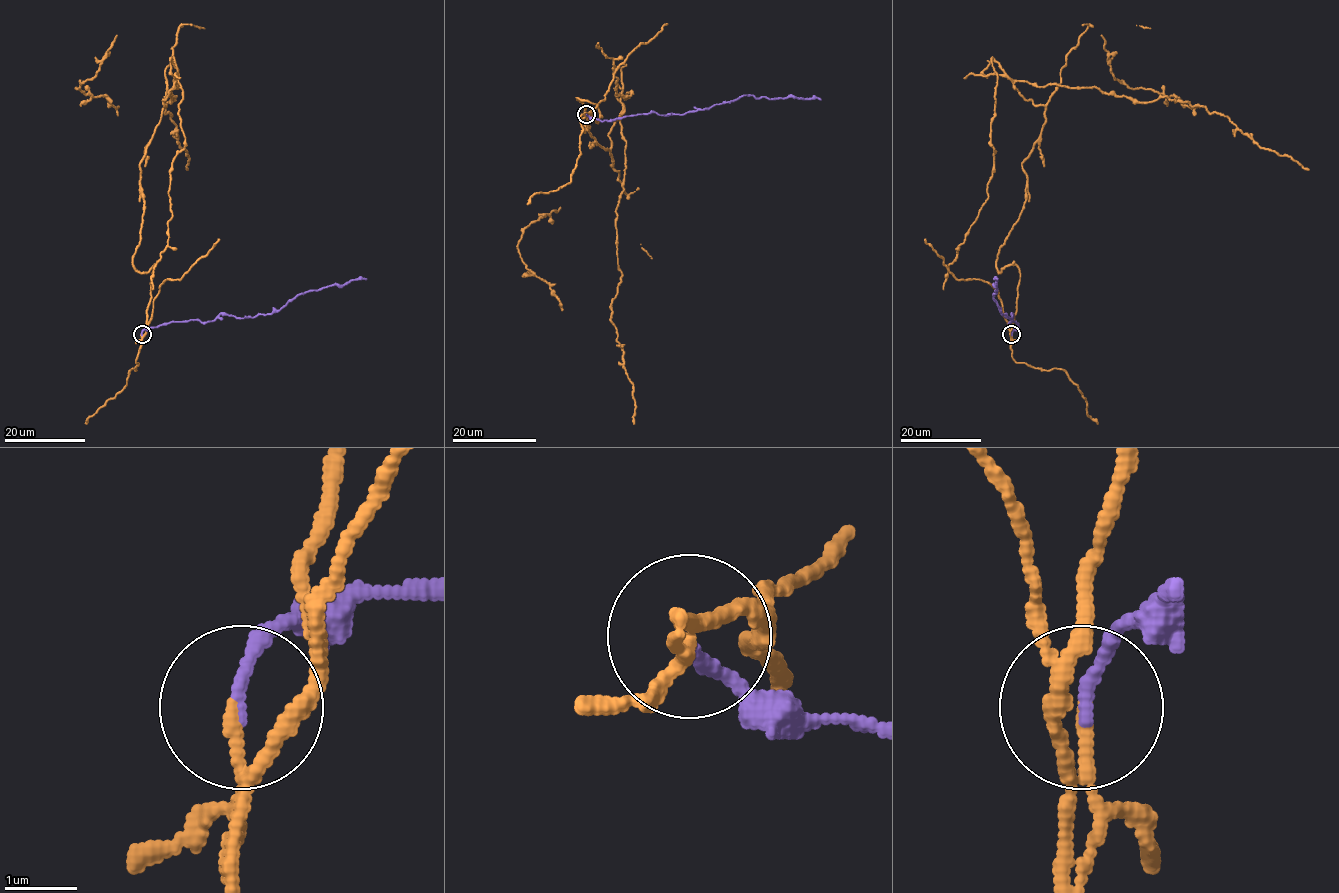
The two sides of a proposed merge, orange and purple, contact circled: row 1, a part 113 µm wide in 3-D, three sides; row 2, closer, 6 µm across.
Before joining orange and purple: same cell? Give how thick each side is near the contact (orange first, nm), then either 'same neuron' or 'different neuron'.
120/160 nm | different neuron

